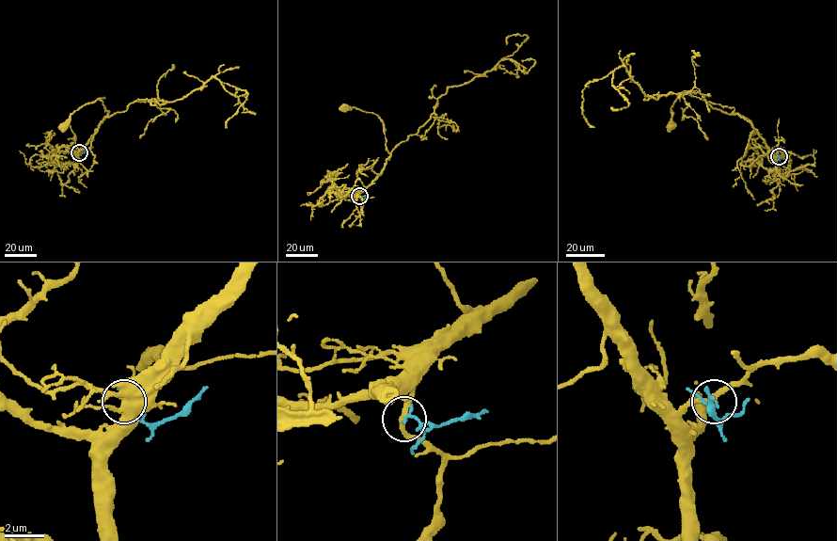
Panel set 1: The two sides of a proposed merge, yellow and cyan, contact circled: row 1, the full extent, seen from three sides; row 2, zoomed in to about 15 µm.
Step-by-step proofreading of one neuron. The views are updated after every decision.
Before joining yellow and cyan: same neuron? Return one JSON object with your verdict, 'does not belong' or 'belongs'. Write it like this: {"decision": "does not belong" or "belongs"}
{"decision": "does not belong"}

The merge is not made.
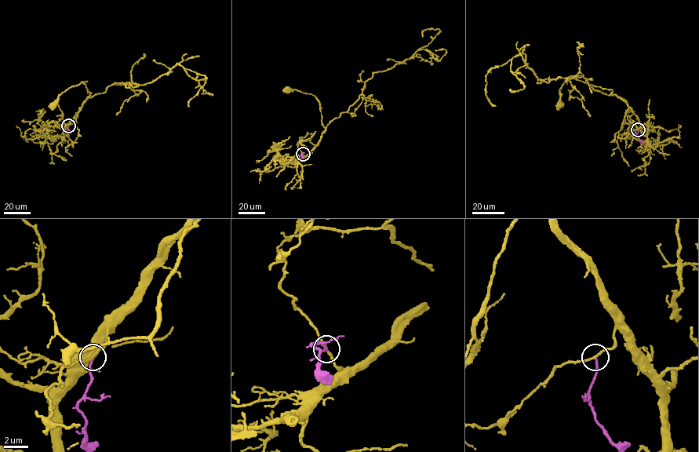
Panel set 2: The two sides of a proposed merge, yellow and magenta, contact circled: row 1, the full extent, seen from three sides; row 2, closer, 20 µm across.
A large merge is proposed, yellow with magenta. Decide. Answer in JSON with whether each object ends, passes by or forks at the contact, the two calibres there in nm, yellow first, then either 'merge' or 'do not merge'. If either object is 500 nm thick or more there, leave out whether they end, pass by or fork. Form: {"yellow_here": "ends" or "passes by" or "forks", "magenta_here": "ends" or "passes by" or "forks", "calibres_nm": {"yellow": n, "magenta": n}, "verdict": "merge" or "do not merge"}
{"yellow_here": "passes by", "magenta_here": "ends", "calibres_nm": {"yellow": 180, "magenta": 160}, "verdict": "do not merge"}

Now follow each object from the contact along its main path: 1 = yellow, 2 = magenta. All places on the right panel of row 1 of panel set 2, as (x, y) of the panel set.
1: (638, 129), (638, 117), (612, 89), (572, 77), (560, 89), (559, 104)
2: (638, 129), (638, 138), (644, 143)

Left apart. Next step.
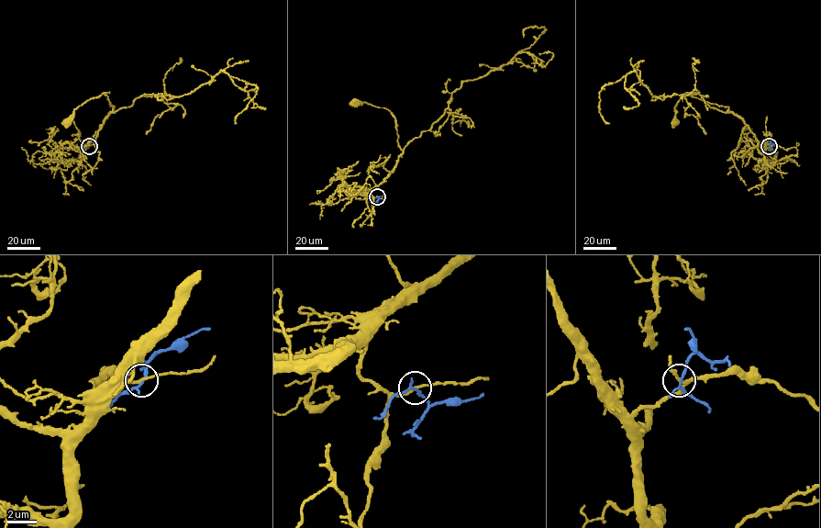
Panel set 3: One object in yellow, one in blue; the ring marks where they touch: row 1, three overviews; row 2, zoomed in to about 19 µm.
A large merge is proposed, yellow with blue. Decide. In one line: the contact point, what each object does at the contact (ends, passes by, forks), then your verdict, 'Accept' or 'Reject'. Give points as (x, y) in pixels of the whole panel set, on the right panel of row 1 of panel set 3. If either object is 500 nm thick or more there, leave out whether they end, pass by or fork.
Place: (769, 146). At the ring yellow passes by. At the ring blue forks. Reject

